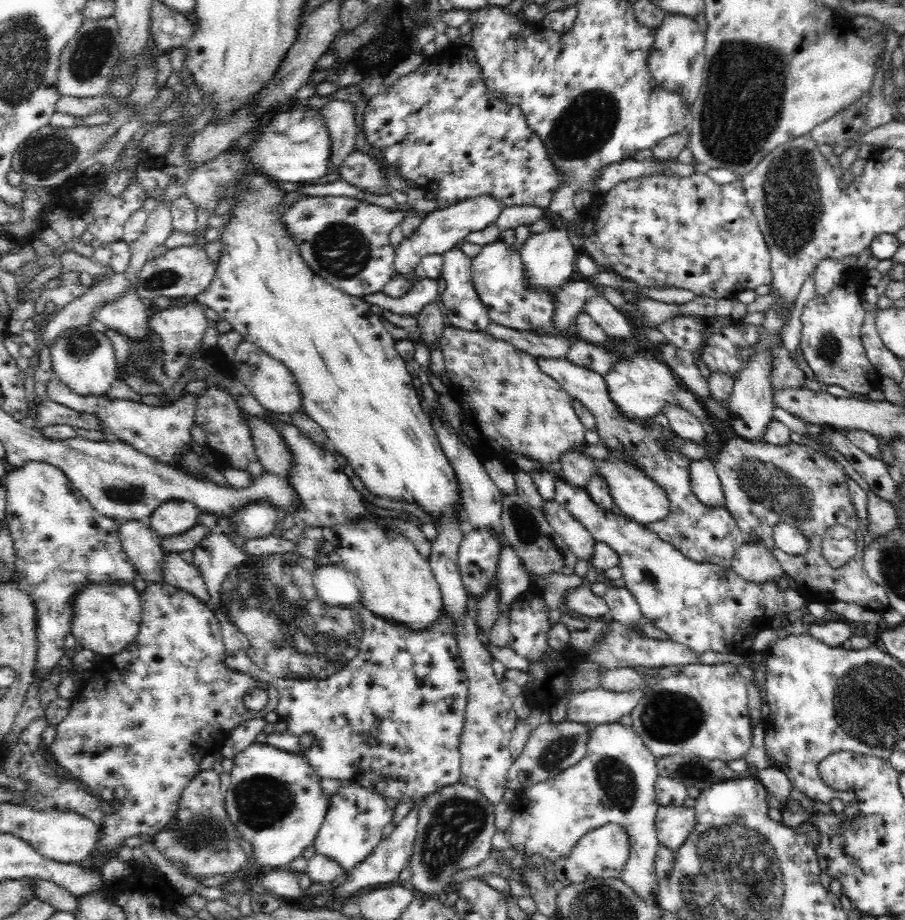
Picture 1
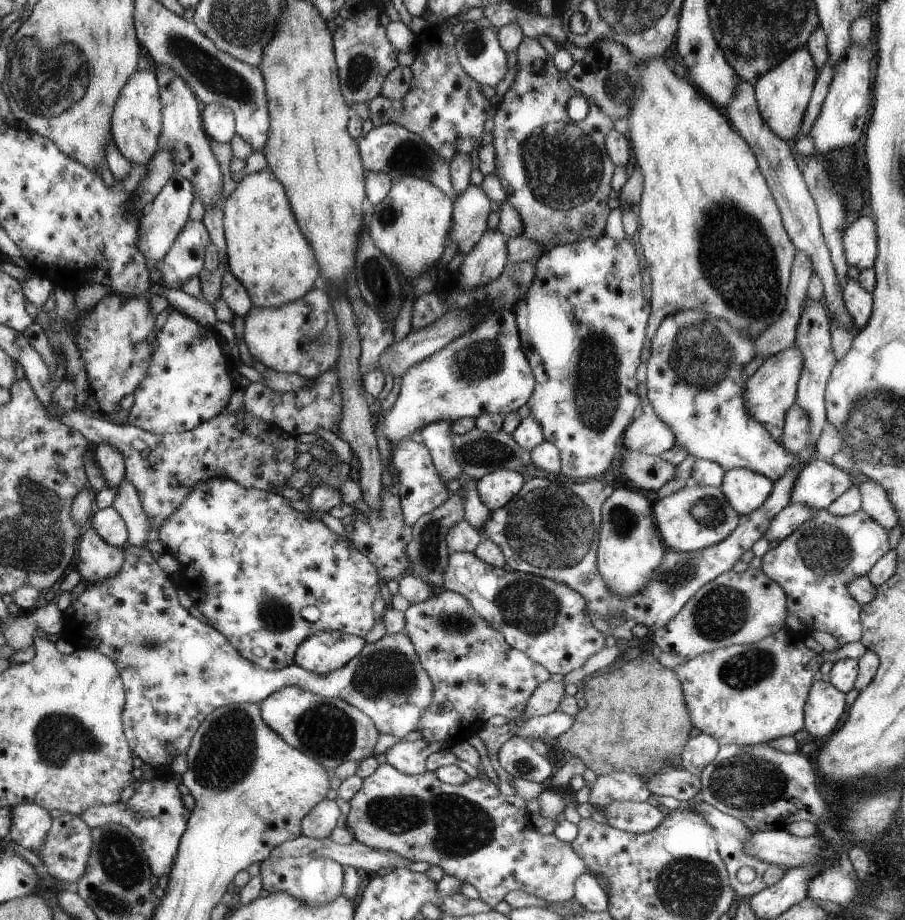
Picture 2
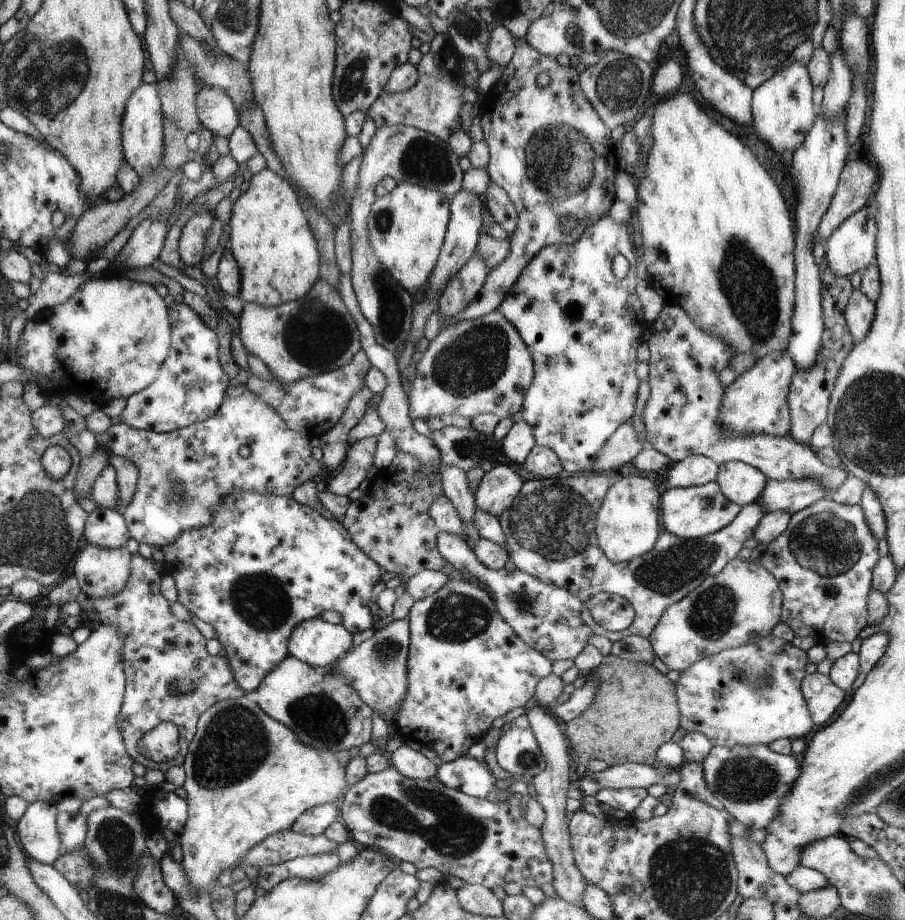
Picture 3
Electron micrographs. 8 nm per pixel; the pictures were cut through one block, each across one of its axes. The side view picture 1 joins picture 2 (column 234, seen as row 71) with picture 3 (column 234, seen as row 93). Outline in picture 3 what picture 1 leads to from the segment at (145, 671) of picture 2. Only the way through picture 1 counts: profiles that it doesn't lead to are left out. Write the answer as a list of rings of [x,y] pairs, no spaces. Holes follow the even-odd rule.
[[[131,554],[132,572],[131,580],[128,581],[127,588],[122,594],[114,598],[91,598],[94,610],[98,612],[98,620],[101,624],[112,624],[120,626],[124,632],[124,666],[126,667],[126,696],[124,706],[120,712],[120,728],[124,733],[128,754],[136,759],[138,764],[142,764],[147,769],[161,770],[166,772],[173,766],[182,765],[188,750],[188,745],[197,730],[197,722],[200,714],[210,708],[212,704],[220,700],[236,699],[244,697],[244,692],[236,682],[235,671],[232,670],[231,662],[224,656],[210,655],[206,649],[207,639],[202,632],[196,628],[194,623],[182,622],[170,612],[171,602],[160,593],[160,582],[163,575],[154,568],[152,560],[141,555]],[[161,722],[172,722],[179,730],[180,752],[171,761],[157,763],[146,758],[139,751],[139,740],[157,724]]]

